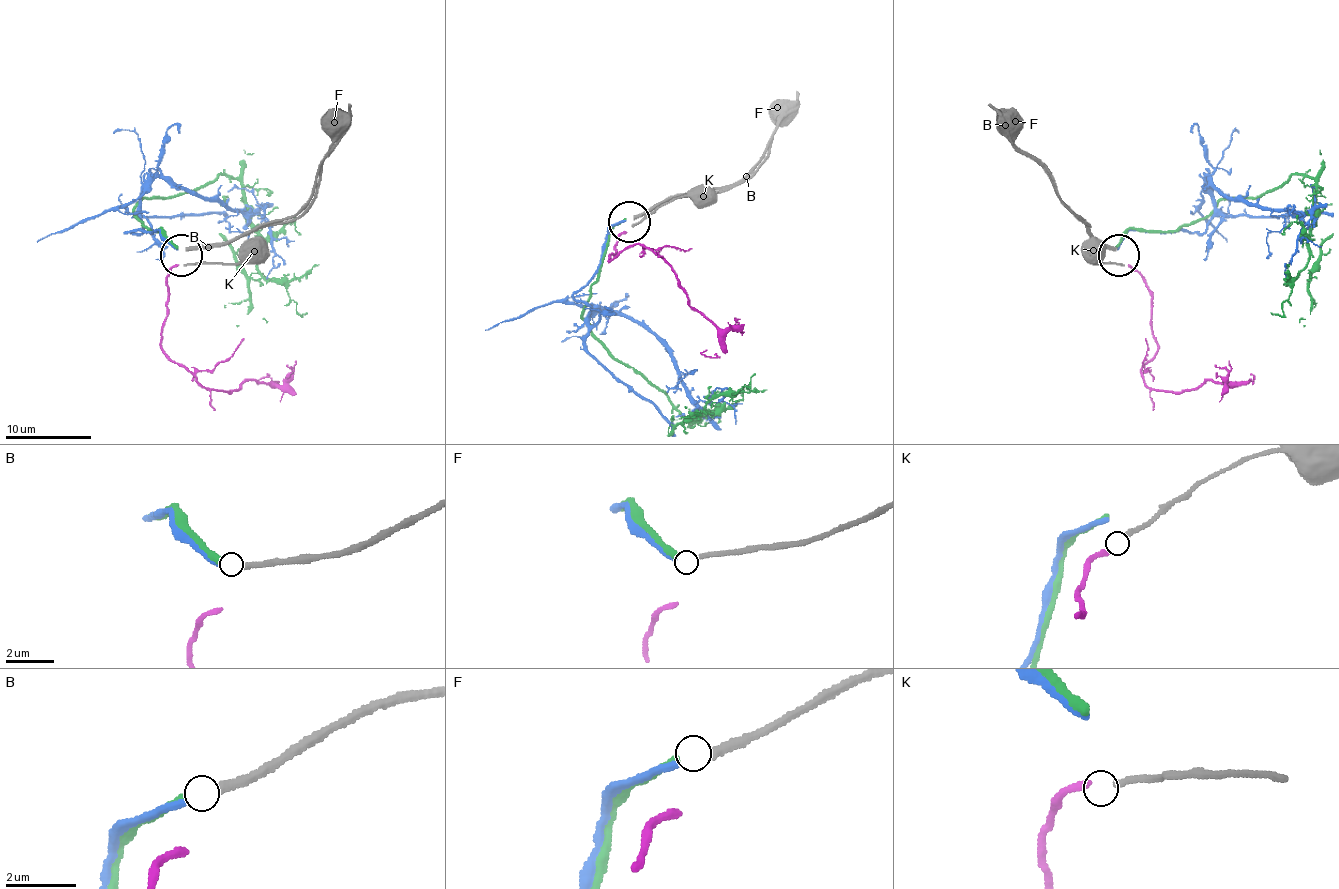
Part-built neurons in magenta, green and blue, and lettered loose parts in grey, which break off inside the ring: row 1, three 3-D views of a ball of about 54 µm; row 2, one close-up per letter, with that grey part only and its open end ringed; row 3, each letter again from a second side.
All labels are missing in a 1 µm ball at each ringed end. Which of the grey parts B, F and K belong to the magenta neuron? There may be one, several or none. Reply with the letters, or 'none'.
none

